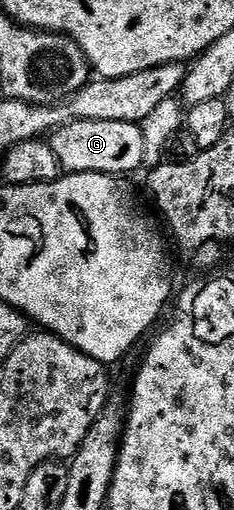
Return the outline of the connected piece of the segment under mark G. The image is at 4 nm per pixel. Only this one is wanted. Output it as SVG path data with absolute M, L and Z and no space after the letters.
M77 120L65 124L61 129L50 135L49 141L53 152L57 152L60 167L69 174L118 174L131 176L134 170L144 169L145 166L145 136L140 123L125 120Z

